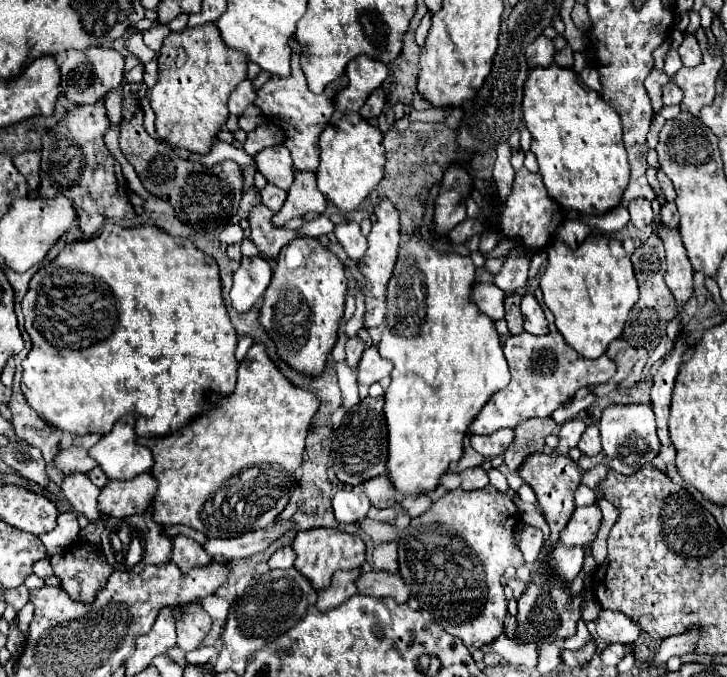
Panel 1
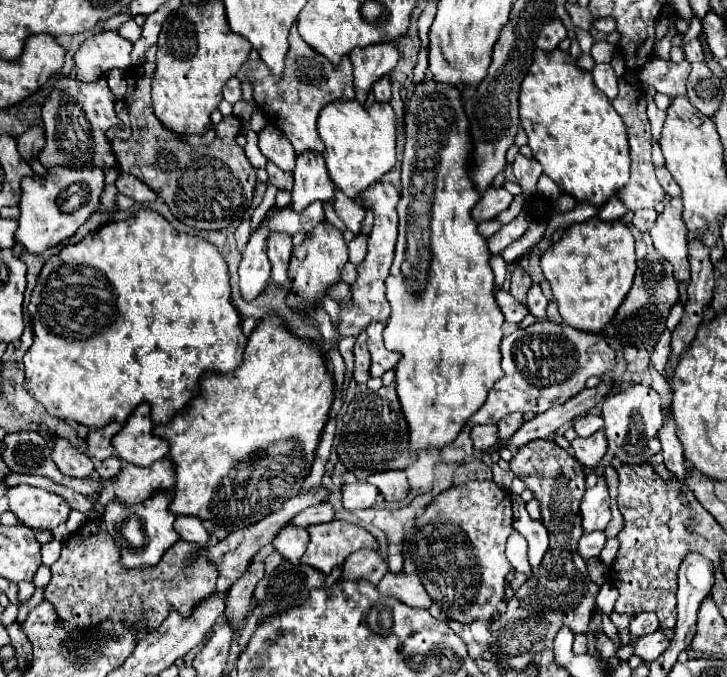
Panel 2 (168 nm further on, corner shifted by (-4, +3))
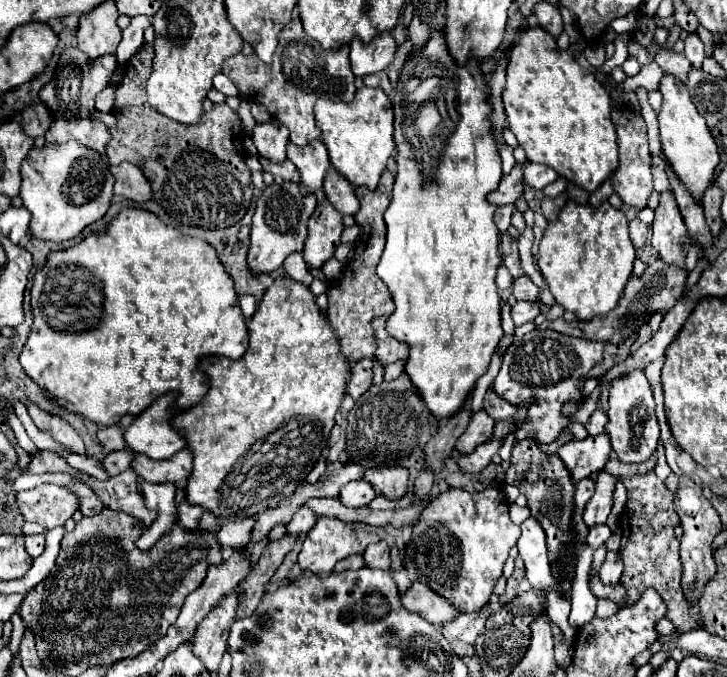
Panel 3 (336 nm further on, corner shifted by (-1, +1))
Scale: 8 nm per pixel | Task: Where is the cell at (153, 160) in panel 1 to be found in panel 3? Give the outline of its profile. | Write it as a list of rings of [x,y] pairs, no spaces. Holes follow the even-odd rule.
[[[144,44],[126,64],[126,72],[122,82],[116,90],[116,104],[114,114],[118,118],[118,124],[110,128],[112,140],[106,148],[106,156],[112,166],[116,162],[130,162],[138,166],[144,176],[148,178],[154,200],[166,210],[166,214],[184,226],[196,226],[204,230],[220,230],[234,226],[242,220],[246,214],[250,200],[252,200],[252,180],[250,180],[250,168],[246,166],[246,150],[242,148],[242,122],[234,110],[228,108],[228,104],[214,106],[210,114],[202,116],[202,122],[194,126],[182,126],[180,122],[172,122],[170,118],[158,114],[146,98],[146,80],[152,72],[152,46]]]

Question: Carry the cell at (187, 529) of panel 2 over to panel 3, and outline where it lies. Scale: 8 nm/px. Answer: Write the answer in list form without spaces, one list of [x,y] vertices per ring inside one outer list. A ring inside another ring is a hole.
[[[182,490],[176,492],[176,514],[178,524],[186,530],[198,530],[200,528],[200,516],[204,510],[198,510],[198,506],[186,506],[186,498],[182,498]]]

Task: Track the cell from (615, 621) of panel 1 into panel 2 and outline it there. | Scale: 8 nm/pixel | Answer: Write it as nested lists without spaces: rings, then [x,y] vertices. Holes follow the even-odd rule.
[[[641,612],[631,622],[633,640],[639,636],[645,636],[645,634],[653,634],[657,630],[659,630],[659,620],[657,620],[657,616],[653,616],[653,612]]]

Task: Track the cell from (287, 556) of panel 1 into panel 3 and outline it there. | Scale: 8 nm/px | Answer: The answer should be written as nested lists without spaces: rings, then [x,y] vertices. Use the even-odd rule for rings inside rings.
[[[306,506],[302,510],[298,510],[298,514],[292,518],[290,526],[288,526],[288,534],[292,536],[304,536],[314,528],[314,514],[310,514],[310,510],[306,510]]]

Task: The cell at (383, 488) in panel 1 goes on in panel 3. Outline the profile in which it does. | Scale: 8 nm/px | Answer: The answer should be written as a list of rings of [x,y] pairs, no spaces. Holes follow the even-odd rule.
[[[368,470],[364,478],[388,500],[400,500],[408,492],[408,470]]]

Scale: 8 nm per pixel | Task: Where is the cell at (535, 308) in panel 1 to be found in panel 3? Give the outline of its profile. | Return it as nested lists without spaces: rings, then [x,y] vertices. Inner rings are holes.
[[[528,276],[516,278],[512,290],[514,290],[516,300],[526,300],[526,302],[536,302],[538,294],[540,294],[540,288]]]

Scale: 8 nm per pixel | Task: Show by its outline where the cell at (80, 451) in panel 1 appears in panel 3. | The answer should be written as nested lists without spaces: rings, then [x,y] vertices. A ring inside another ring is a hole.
[[[118,424],[116,426],[108,426],[108,428],[100,428],[98,430],[98,442],[102,444],[102,448],[106,452],[110,452],[110,450],[122,450],[126,446],[122,434],[124,434],[124,428],[118,426]]]

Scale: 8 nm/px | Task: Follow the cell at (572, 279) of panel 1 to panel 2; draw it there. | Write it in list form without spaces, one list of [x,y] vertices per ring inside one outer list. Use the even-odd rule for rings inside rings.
[[[593,216],[585,222],[573,222],[561,240],[541,254],[541,270],[551,284],[563,322],[585,332],[601,332],[633,284],[635,238],[621,220],[605,222]]]

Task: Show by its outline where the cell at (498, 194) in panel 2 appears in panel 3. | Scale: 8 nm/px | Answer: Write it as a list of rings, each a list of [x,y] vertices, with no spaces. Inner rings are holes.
[[[516,164],[516,168],[508,176],[502,176],[498,188],[488,194],[488,202],[494,206],[514,204],[516,198],[522,196],[522,184],[524,184],[522,170],[520,170],[520,164]]]

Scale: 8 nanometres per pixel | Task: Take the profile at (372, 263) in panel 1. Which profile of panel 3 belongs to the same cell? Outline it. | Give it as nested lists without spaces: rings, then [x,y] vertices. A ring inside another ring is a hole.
[[[384,170],[378,188],[374,192],[356,190],[356,196],[360,200],[360,210],[354,216],[354,220],[362,228],[358,240],[354,242],[356,256],[354,262],[348,268],[344,268],[340,278],[328,288],[328,320],[338,336],[342,354],[350,364],[358,362],[364,356],[374,354],[376,342],[374,342],[374,330],[370,326],[370,320],[376,316],[388,316],[394,310],[394,302],[390,298],[390,292],[386,290],[386,284],[376,276],[376,266],[380,262],[386,244],[384,210],[388,208],[392,198],[392,184],[394,184],[394,176],[388,170]]]

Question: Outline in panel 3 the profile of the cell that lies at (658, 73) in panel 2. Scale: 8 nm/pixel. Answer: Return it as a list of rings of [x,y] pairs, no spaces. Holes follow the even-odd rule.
[[[660,50],[656,54],[656,60],[658,60],[660,68],[664,70],[664,74],[670,74],[670,76],[678,78],[680,82],[686,82],[692,64],[688,58],[684,58],[682,52],[676,54],[676,52],[668,52],[668,50]]]

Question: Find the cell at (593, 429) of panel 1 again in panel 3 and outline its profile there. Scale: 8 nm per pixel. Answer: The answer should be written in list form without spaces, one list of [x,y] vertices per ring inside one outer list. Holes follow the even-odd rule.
[[[606,434],[586,436],[584,440],[570,440],[560,450],[558,456],[570,470],[574,482],[588,478],[594,472],[600,472],[610,456],[610,440]]]

